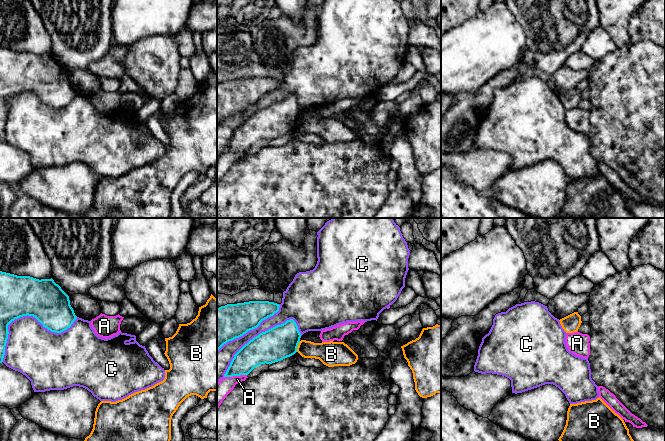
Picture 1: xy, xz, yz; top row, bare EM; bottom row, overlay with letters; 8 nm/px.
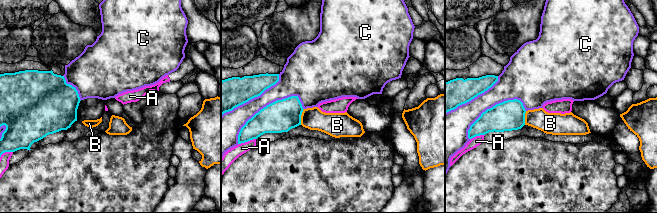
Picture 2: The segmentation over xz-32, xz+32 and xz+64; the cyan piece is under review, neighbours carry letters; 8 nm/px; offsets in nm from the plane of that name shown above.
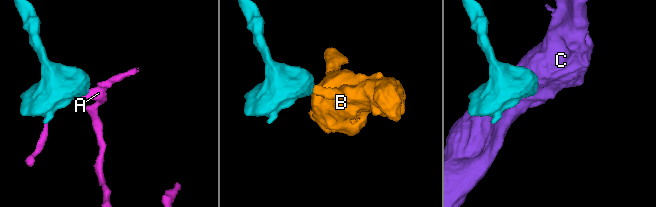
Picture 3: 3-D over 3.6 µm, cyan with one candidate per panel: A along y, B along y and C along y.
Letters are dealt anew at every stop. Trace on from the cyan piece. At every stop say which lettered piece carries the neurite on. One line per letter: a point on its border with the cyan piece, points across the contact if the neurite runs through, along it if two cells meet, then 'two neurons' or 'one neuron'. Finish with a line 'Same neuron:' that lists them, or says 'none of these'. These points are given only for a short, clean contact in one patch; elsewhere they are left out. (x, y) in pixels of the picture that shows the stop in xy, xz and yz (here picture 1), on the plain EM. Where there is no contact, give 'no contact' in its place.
A: xz (235, 151) | two neurons
B: xz (297, 122) | along xz (300, 117), (296, 127) | two neurons
C: xy (25, 91) | two neurons
Same neuron: none of these

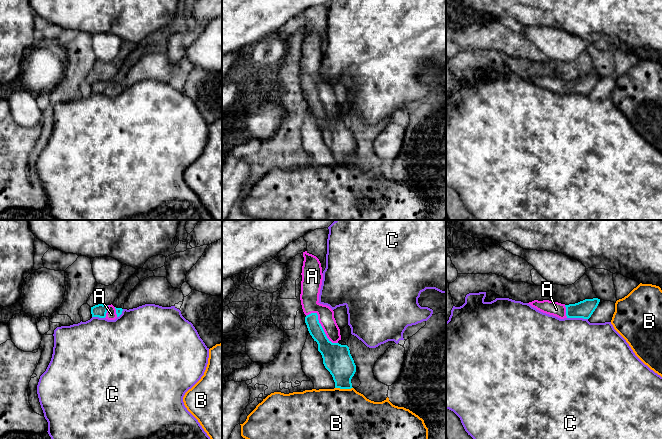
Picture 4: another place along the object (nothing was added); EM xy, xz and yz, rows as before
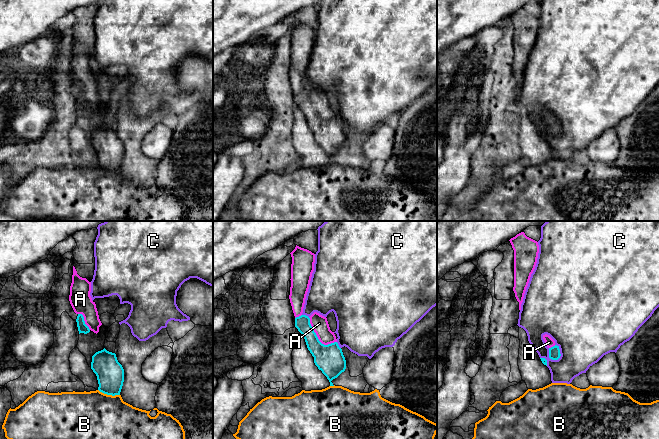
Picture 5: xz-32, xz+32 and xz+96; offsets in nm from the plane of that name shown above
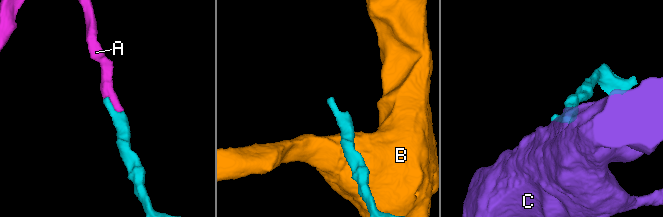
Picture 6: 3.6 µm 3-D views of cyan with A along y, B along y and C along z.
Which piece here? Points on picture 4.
A: xz (321, 102) | across xz (334, 130), (321, 102), (309, 74) | one neuron
B: xz (344, 164) | along xz (335, 163), (352, 164) | two neurons
C: yz (577, 93) | two neurons
Same neuron: A

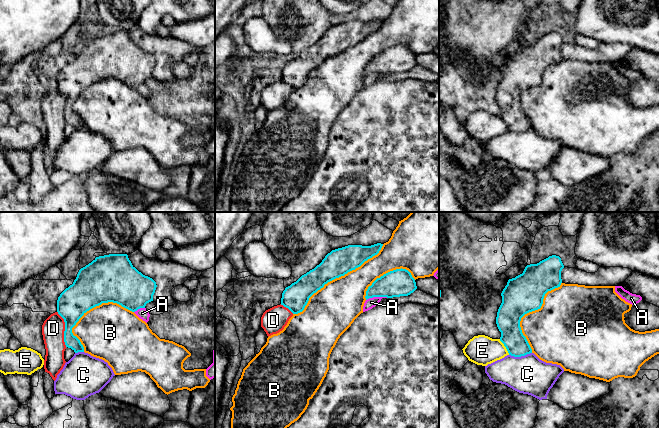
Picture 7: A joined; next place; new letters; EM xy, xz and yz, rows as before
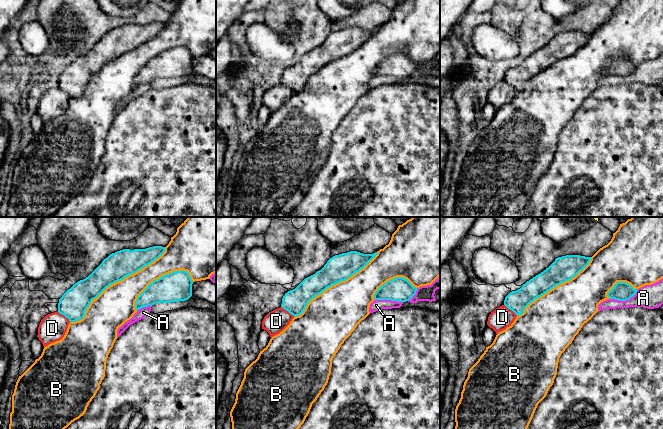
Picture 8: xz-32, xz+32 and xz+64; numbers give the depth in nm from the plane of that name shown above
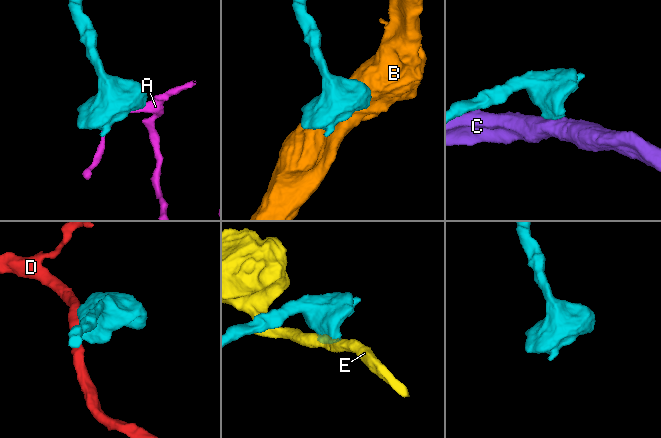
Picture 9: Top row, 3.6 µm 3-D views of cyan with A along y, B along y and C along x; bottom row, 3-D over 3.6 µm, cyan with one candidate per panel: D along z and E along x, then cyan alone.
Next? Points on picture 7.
A: xz (376, 72) | two neurons
B: xz (337, 53) | two neurons
C: yz (520, 132) | along yz (531, 128), (520, 132), (509, 131) | two neurons
D: xy (65, 105) | two neurons
E: yz (505, 122) | along yz (499, 115), (509, 130) | two neurons
Same neuron: none of these

